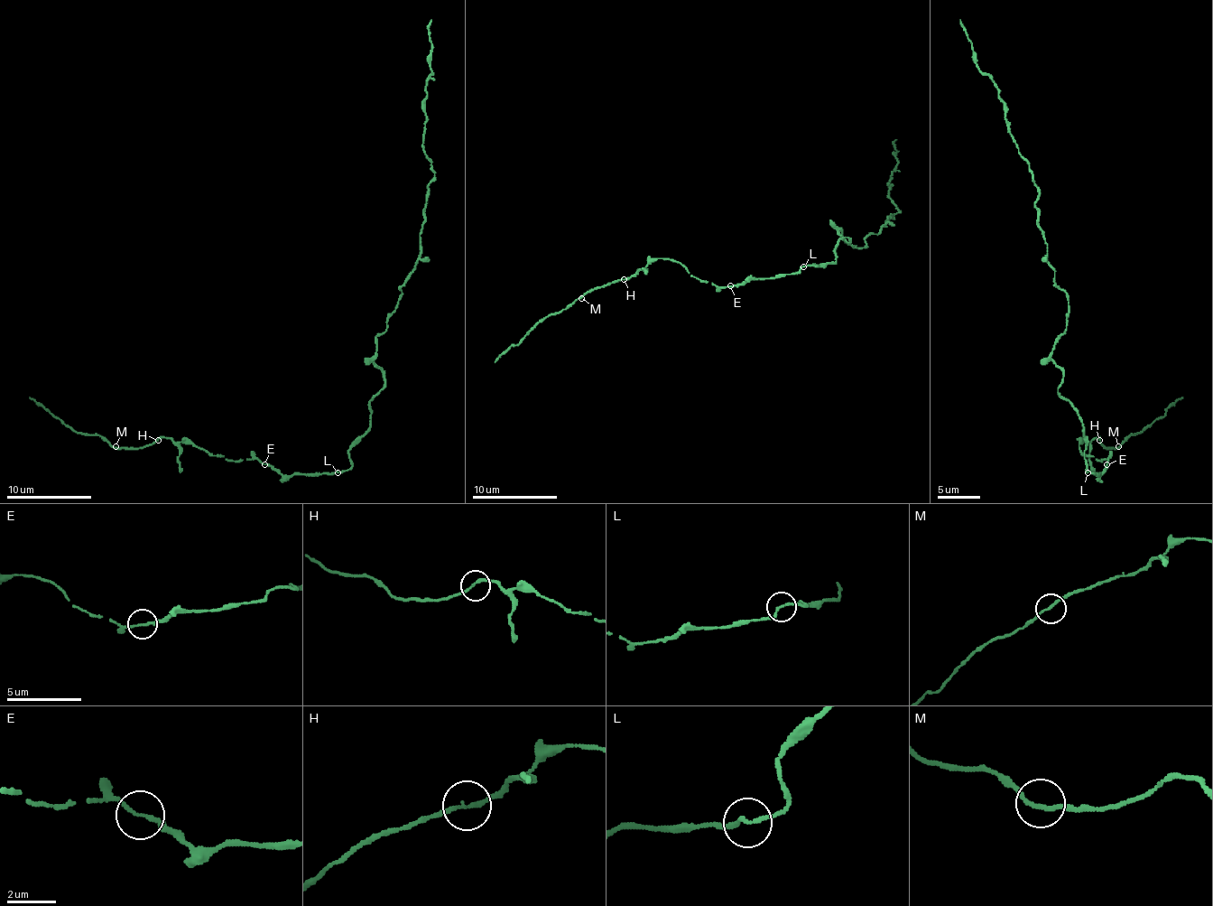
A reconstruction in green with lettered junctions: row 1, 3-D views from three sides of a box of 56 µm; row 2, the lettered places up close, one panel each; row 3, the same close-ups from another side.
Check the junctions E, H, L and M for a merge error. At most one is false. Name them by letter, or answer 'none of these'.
L

